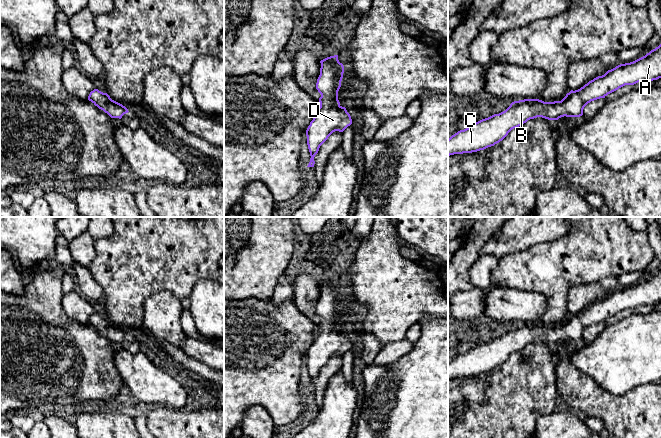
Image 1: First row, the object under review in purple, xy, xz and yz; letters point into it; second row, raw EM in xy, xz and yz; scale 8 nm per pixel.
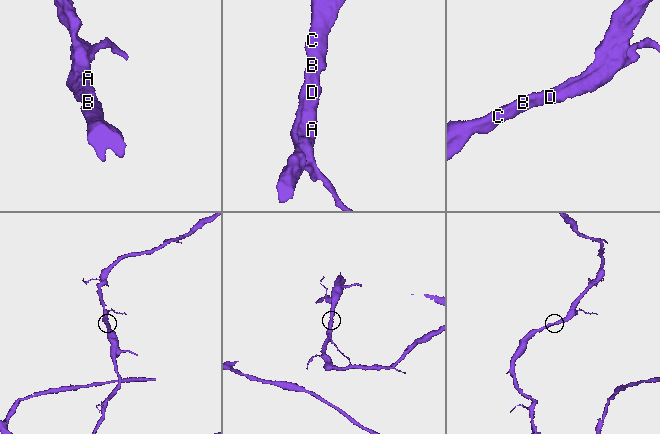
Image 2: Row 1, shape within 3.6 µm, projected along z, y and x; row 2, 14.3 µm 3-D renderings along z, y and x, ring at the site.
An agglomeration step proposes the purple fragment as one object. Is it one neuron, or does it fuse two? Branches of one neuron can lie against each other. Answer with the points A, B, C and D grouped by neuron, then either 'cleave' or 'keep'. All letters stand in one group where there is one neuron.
A B C D; keep

